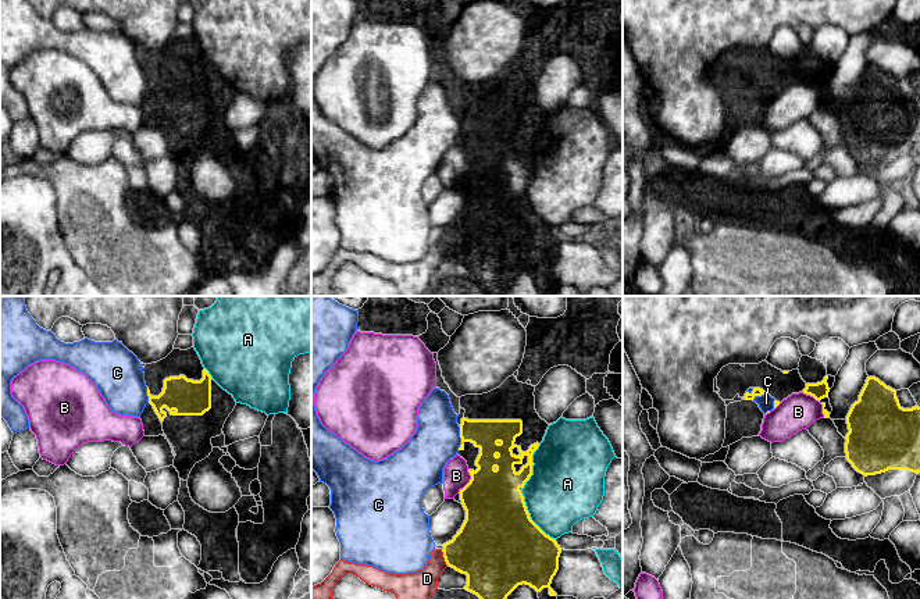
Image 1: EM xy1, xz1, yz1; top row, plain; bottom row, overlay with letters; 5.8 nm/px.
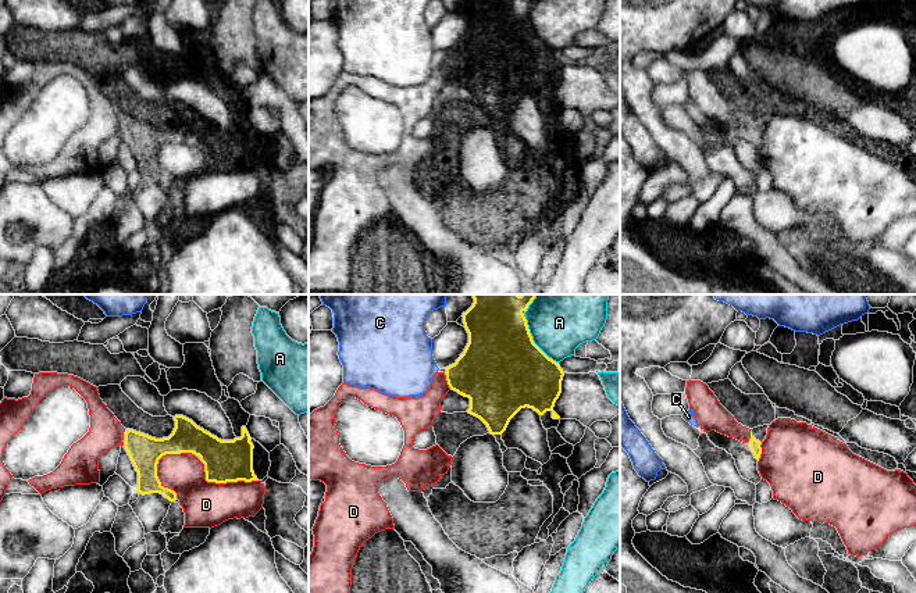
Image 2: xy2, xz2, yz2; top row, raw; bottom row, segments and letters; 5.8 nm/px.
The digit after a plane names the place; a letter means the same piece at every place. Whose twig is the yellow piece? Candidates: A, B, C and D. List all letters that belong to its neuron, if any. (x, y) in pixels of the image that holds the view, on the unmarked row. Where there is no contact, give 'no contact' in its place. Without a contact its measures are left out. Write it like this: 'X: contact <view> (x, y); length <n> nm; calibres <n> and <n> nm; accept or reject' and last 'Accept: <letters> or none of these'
A: contact xz1 (530, 206); length 360 nm; calibres 480 and 400 nm; reject
B: contact yz1 (819, 89); length 200 nm; calibres 100 and 220 nm; reject
C: contact xz1 (460, 125); length 140 nm; calibres 170 and 260 nm; reject
D: contact xy2 (156, 154); length 280 nm; calibres 190 and 240 nm; reject
Accept: none of these

